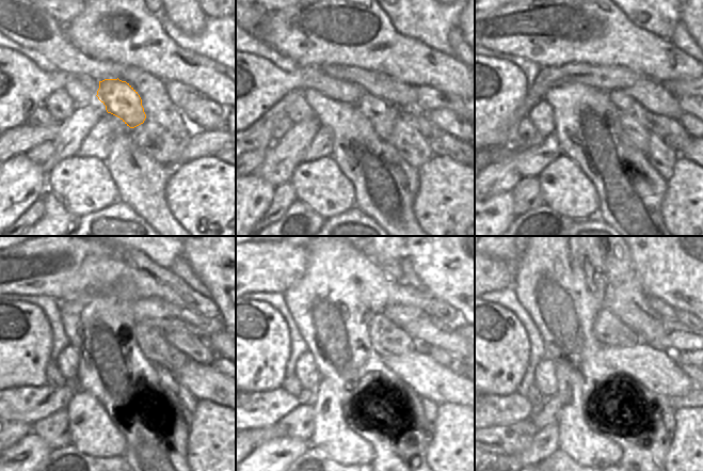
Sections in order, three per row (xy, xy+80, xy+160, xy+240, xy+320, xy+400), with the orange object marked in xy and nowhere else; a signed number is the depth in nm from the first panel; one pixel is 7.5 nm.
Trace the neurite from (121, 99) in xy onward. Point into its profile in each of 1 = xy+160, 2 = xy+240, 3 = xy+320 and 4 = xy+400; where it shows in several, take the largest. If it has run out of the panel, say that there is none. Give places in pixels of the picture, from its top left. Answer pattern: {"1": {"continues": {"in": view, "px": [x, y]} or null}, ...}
{"1": {"continues": {"in": "xy+160", "px": [639, 136]}}, "2": {"continues": {"in": "xy+240", "px": [170, 385]}}, "3": {"continues": {"in": "xy+320", "px": [414, 401]}}, "4": {"continues": {"in": "xy+400", "px": [656, 440]}}}

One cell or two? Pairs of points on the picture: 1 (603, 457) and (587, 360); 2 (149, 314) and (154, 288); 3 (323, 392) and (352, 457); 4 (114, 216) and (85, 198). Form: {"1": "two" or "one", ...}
{"1": "two", "2": "two", "3": "one", "4": "two"}

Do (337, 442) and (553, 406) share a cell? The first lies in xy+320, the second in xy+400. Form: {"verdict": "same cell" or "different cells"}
{"verdict": "different cells"}

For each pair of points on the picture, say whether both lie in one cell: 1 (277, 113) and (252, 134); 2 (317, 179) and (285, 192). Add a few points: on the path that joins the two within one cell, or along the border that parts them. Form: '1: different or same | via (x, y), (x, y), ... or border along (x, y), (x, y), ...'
1: same | via (271, 119), (258, 131)
2: different | border along (289, 181), (298, 198)

